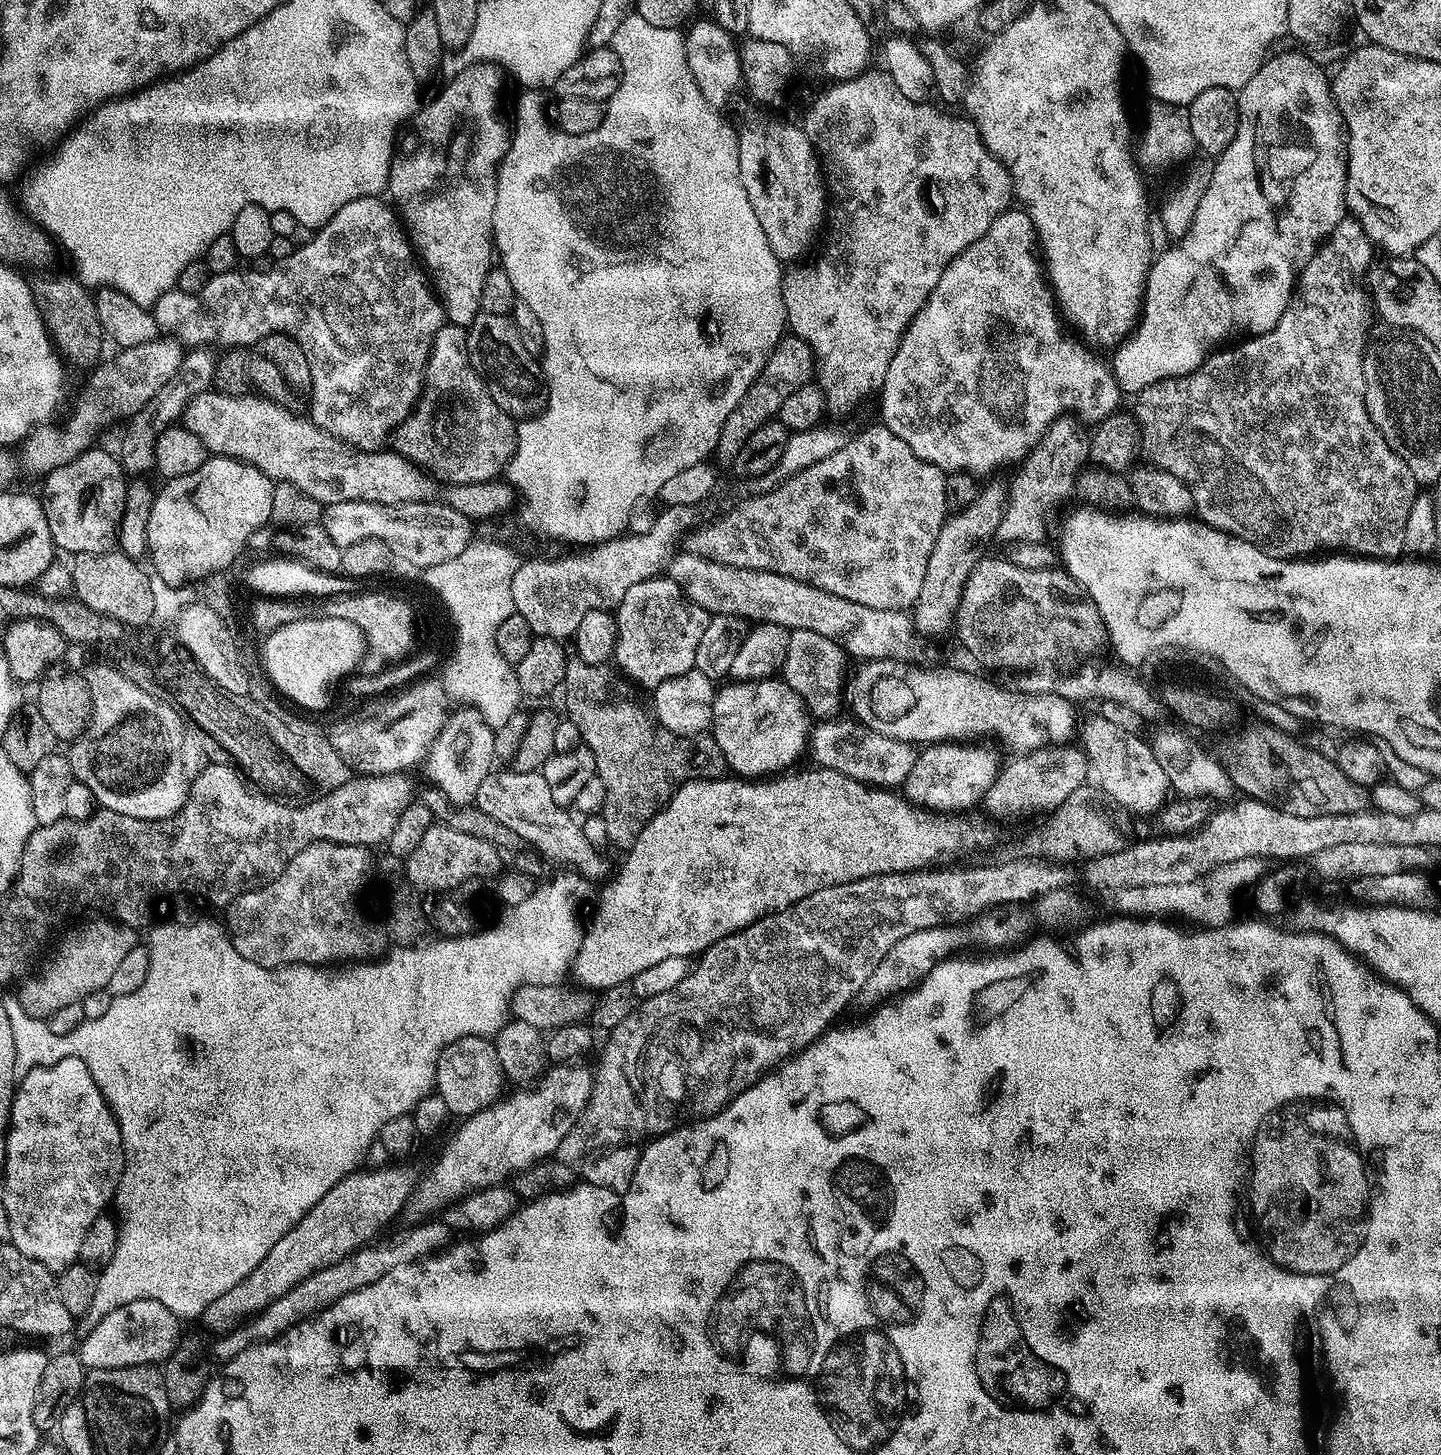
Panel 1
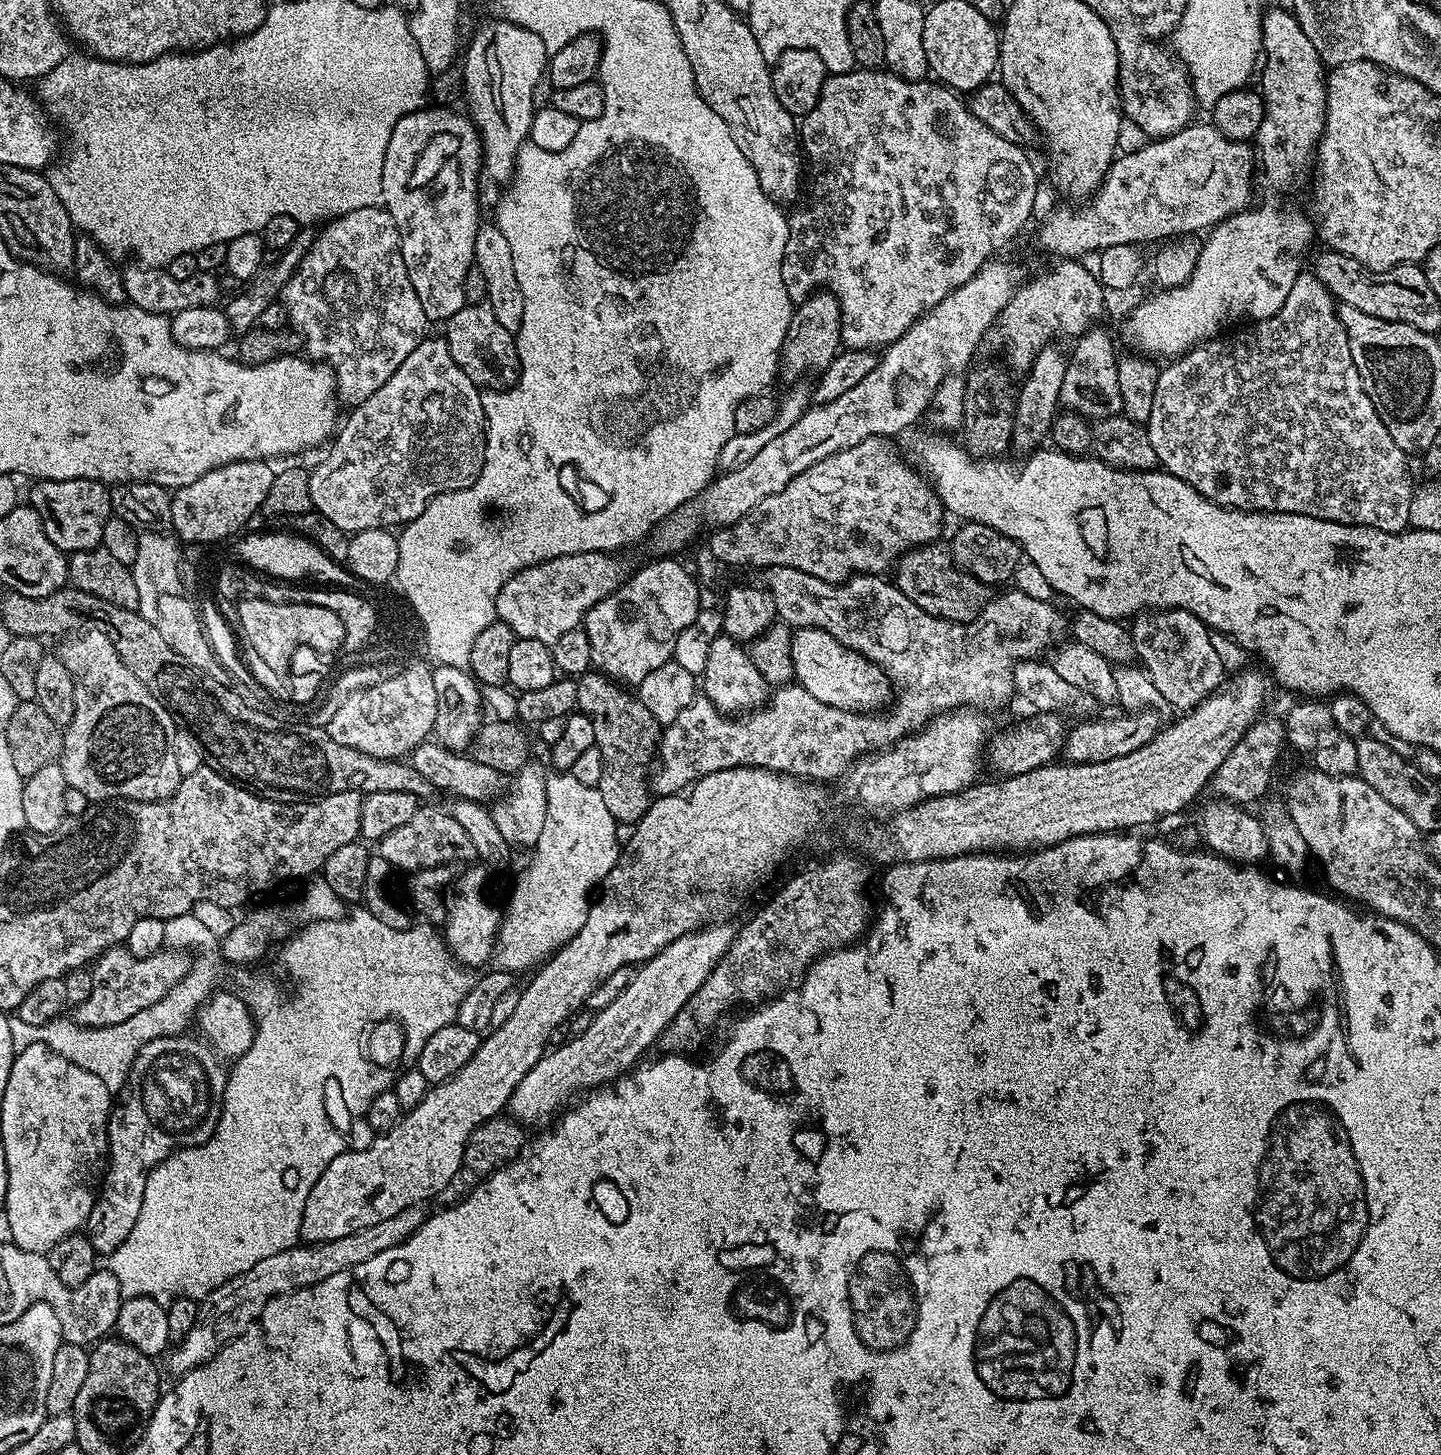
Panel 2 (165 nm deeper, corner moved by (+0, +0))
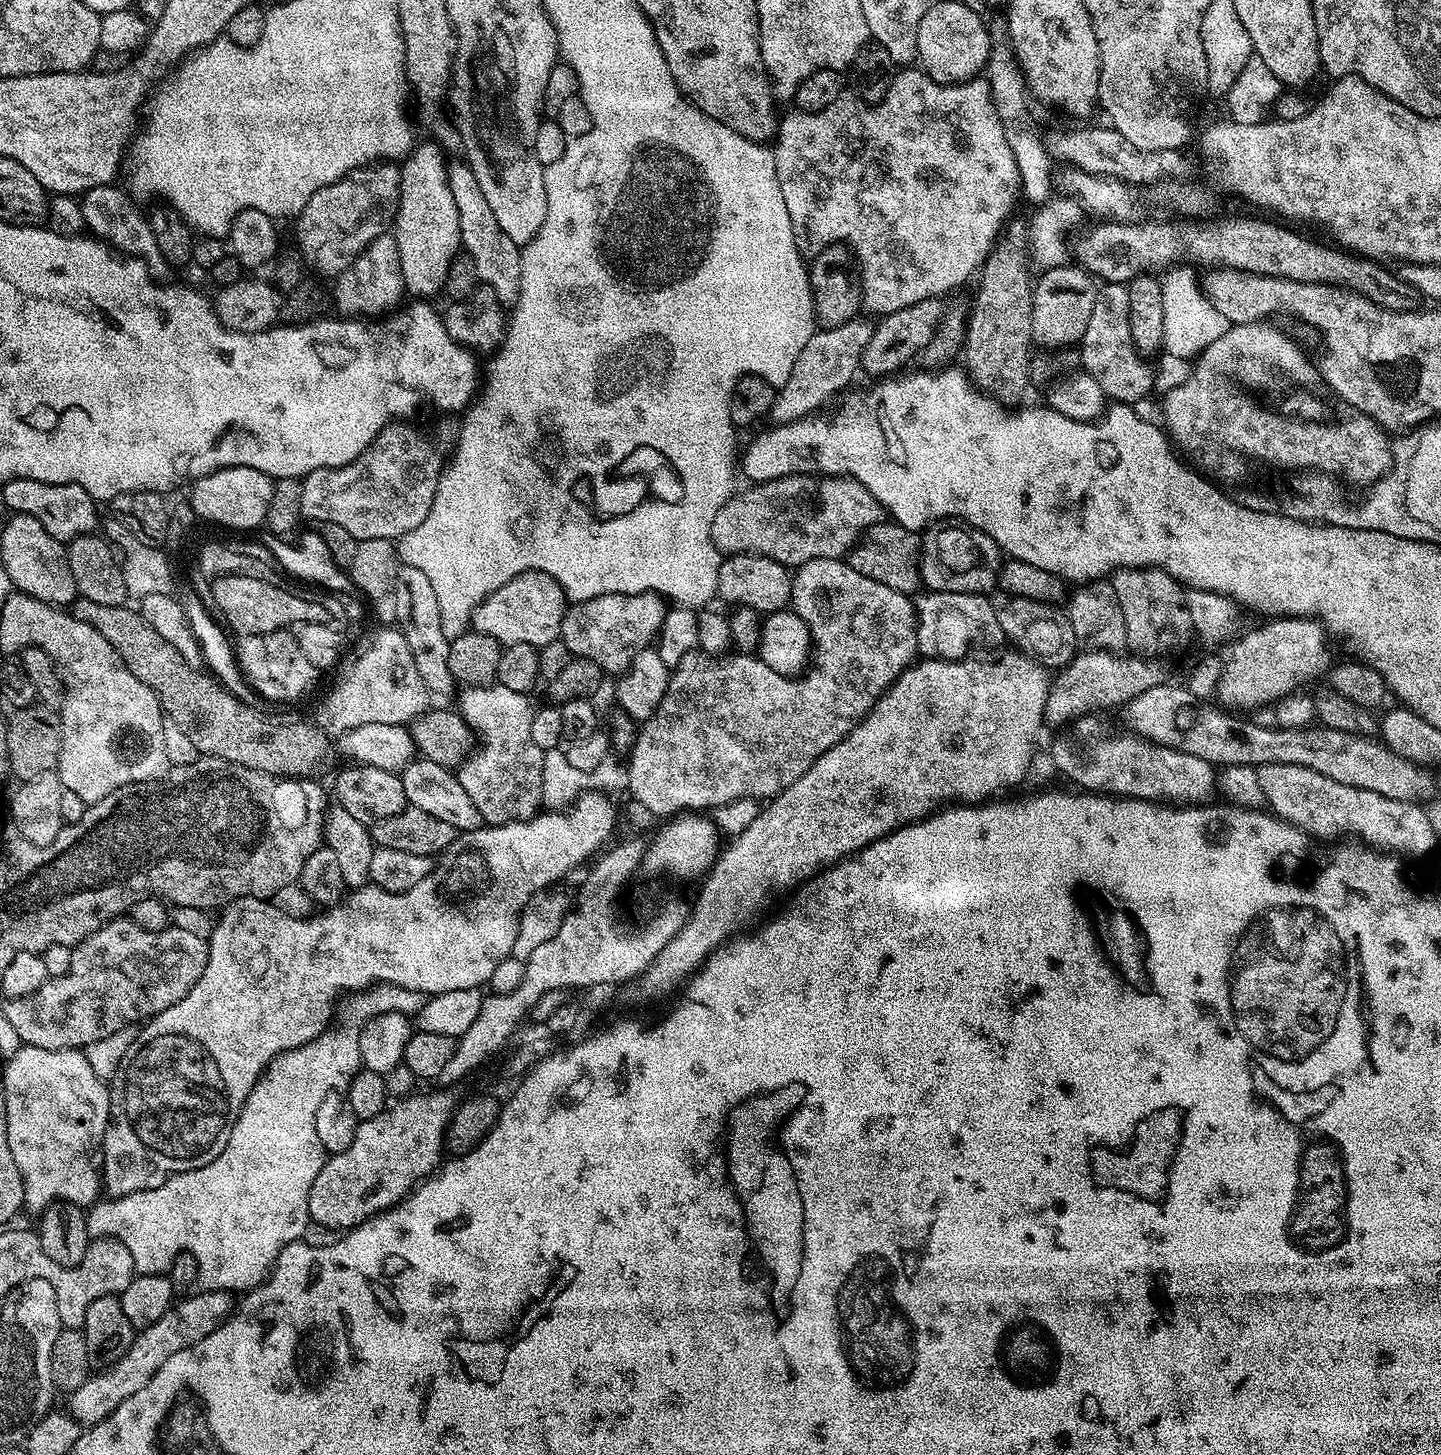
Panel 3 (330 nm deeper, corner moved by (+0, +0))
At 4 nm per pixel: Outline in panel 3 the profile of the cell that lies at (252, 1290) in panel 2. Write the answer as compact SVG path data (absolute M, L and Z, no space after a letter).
M197 1291L197 1296L188 1294L184 1300L173 1303L166 1309L165 1313L152 1325L139 1329L132 1337L130 1350L118 1358L116 1364L110 1364L93 1371L78 1386L78 1390L67 1393L66 1411L82 1426L91 1426L102 1422L112 1411L123 1402L128 1400L130 1394L136 1394L142 1386L146 1386L148 1379L156 1373L170 1358L170 1354L178 1354L178 1350L186 1350L194 1346L194 1342L202 1342L206 1334L210 1334L214 1329L223 1324L234 1311L234 1298L232 1292L205 1292Z

